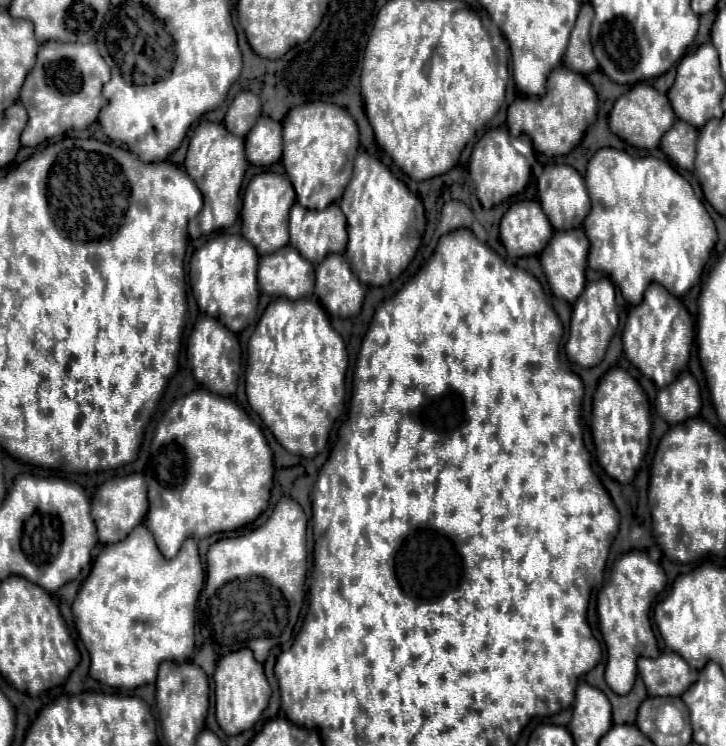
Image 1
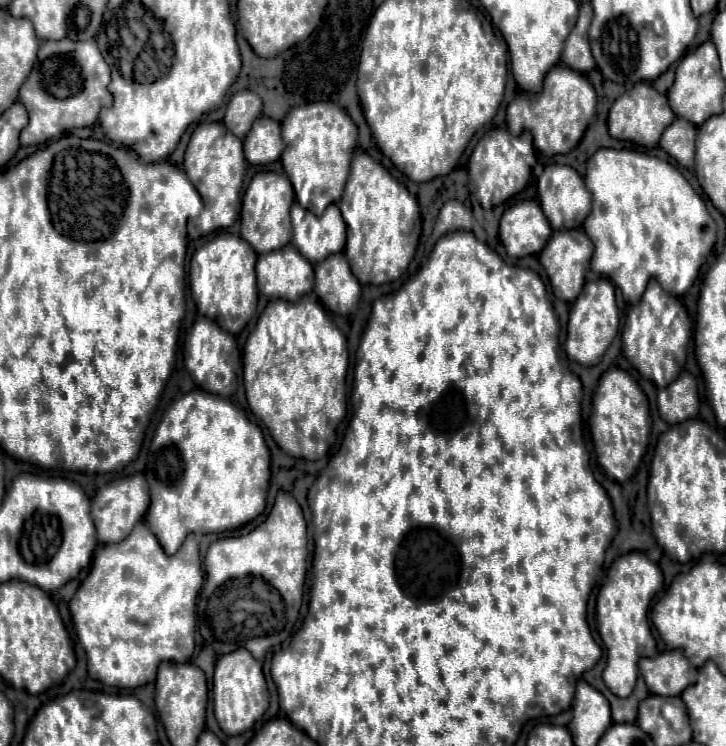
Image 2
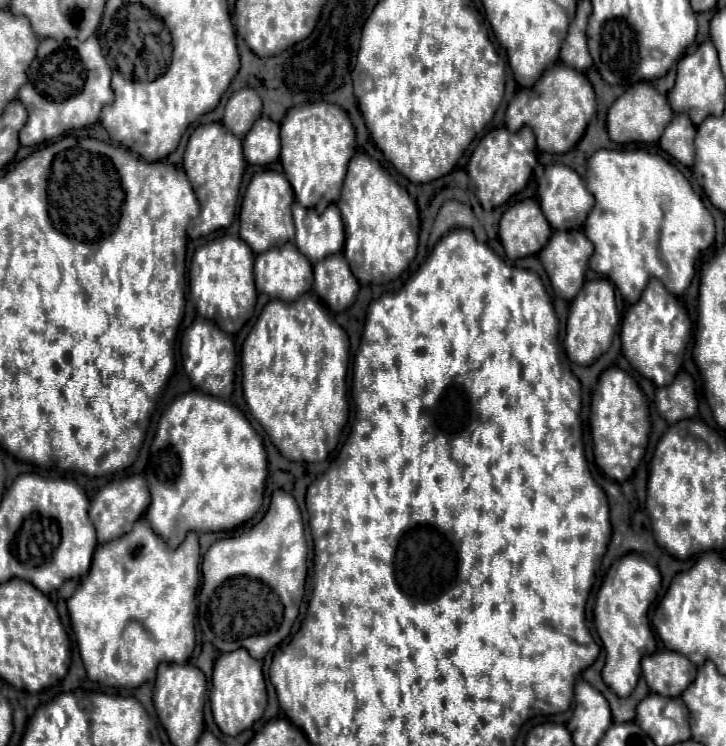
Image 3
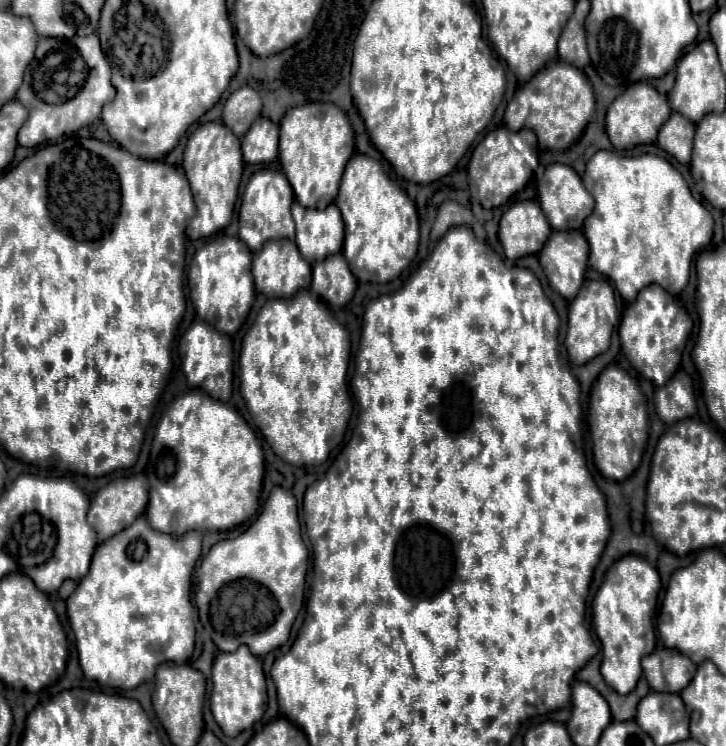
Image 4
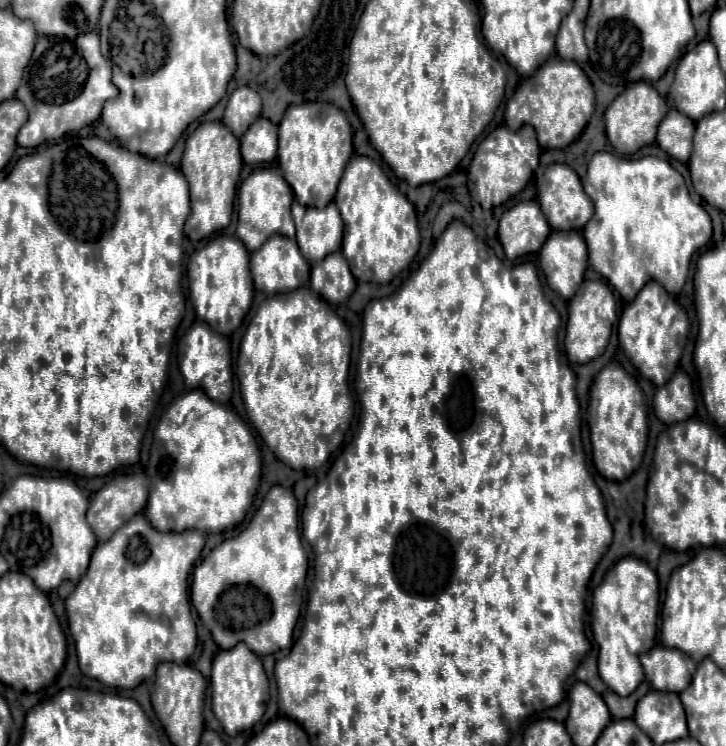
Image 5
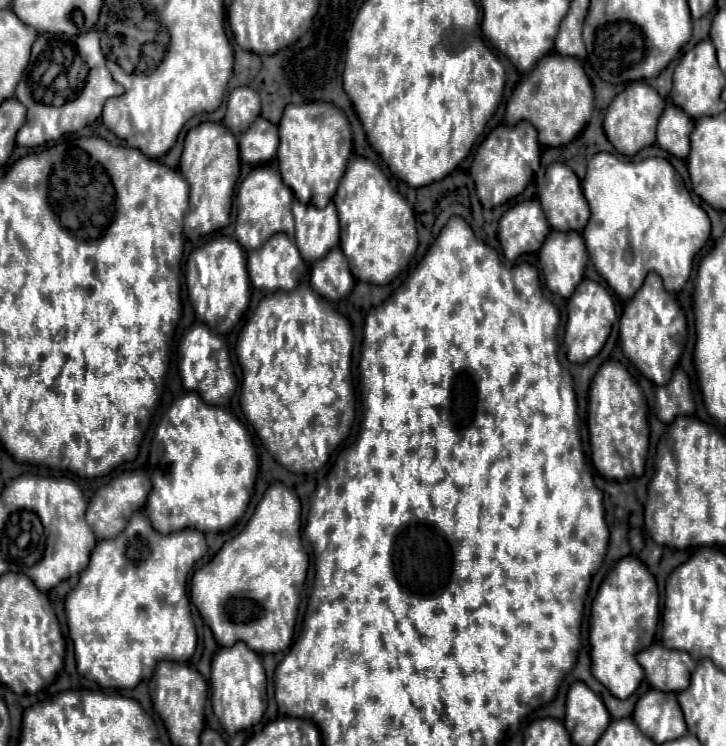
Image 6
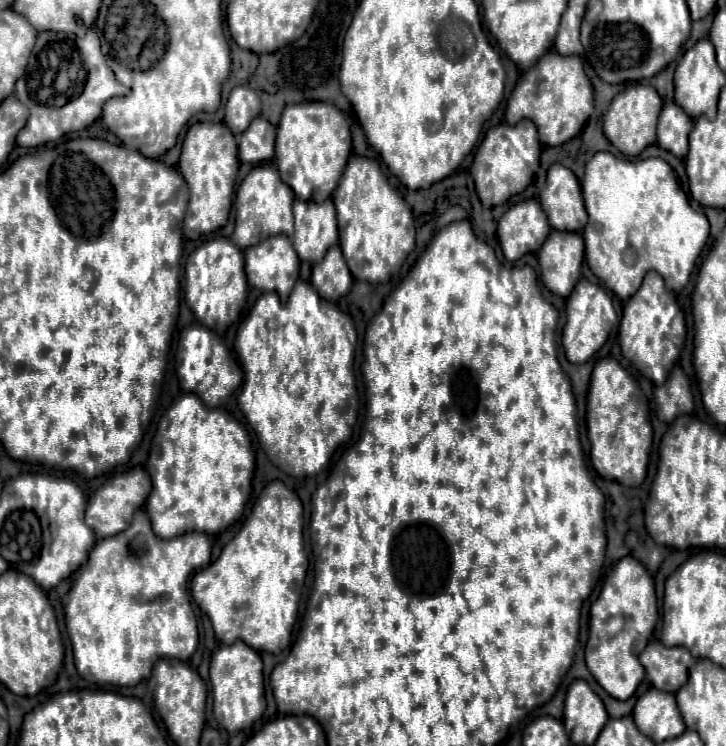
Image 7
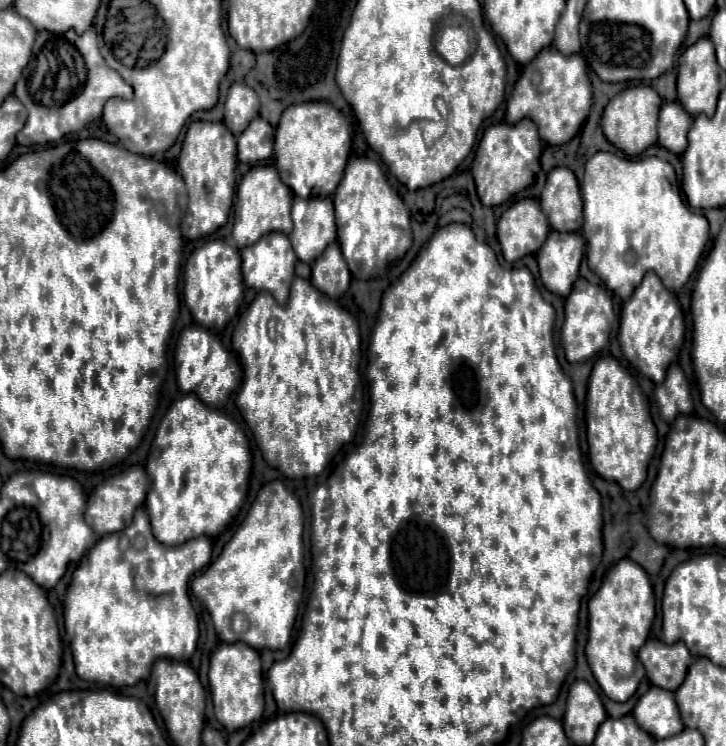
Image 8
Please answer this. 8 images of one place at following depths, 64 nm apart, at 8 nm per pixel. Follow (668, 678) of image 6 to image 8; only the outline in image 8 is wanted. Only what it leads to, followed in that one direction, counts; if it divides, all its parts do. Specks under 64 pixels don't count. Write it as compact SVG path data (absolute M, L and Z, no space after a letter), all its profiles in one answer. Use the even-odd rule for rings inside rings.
M650 638L638 652L640 662L646 668L646 676L658 688L674 692L686 678L692 656L684 642L664 644L662 640Z

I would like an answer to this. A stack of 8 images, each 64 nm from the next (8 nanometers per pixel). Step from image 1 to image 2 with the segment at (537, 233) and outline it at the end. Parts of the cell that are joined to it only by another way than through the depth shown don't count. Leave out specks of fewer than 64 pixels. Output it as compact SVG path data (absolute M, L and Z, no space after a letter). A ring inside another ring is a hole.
M536 200L510 206L500 220L500 240L510 258L538 254L548 242L552 228Z

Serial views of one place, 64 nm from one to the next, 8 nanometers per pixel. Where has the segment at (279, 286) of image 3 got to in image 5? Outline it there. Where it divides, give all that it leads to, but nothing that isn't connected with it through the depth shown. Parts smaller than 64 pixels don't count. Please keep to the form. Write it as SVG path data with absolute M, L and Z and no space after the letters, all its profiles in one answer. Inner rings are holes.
M280 234L250 254L250 272L262 292L290 292L310 280L310 264L300 256L296 242Z

